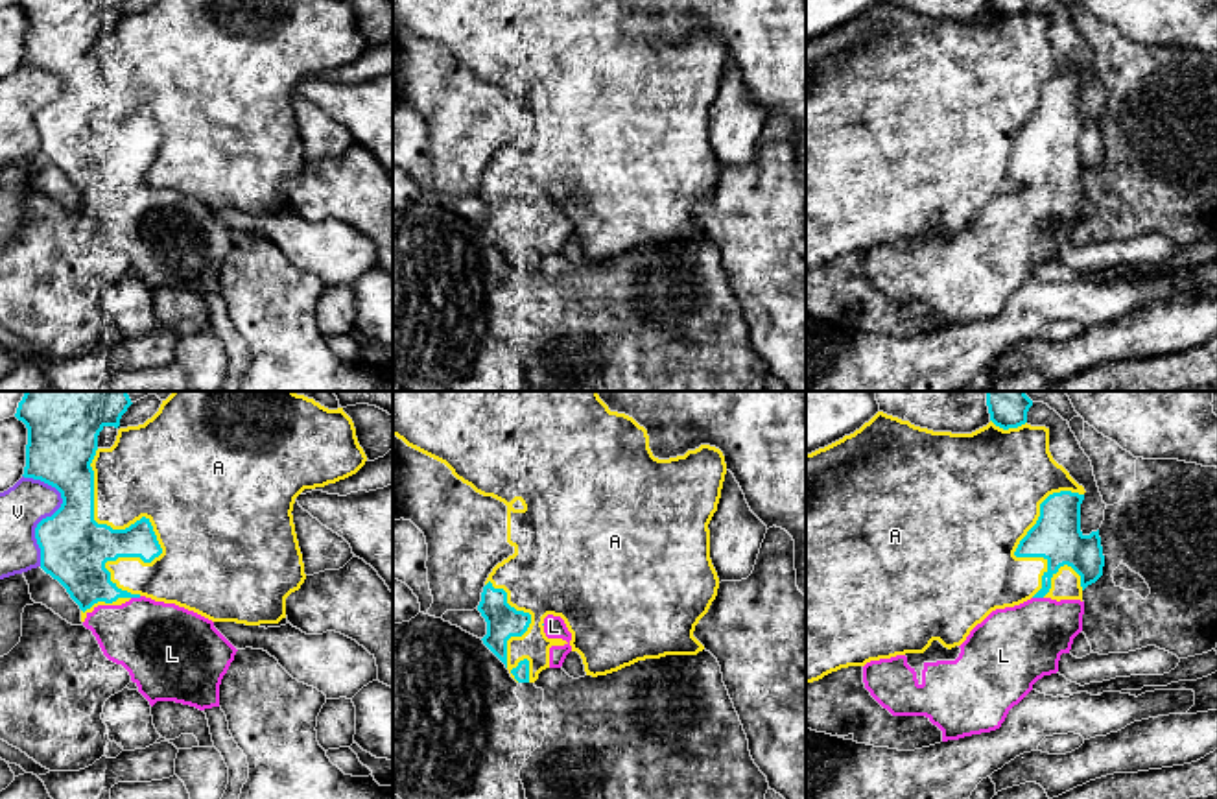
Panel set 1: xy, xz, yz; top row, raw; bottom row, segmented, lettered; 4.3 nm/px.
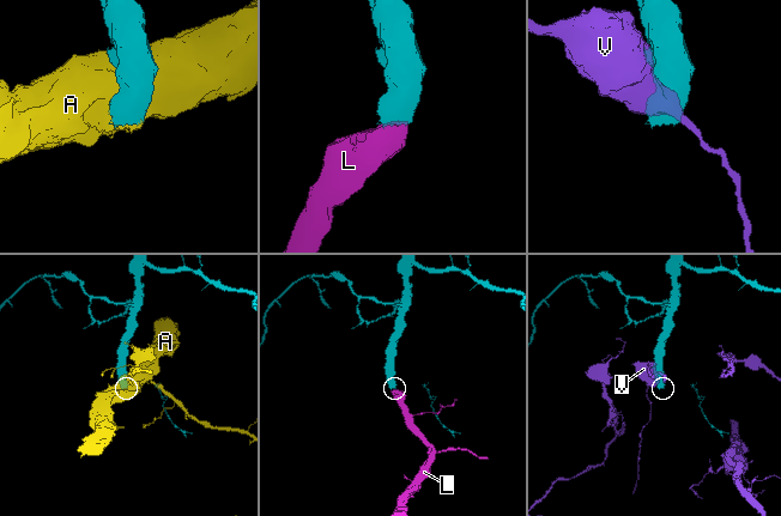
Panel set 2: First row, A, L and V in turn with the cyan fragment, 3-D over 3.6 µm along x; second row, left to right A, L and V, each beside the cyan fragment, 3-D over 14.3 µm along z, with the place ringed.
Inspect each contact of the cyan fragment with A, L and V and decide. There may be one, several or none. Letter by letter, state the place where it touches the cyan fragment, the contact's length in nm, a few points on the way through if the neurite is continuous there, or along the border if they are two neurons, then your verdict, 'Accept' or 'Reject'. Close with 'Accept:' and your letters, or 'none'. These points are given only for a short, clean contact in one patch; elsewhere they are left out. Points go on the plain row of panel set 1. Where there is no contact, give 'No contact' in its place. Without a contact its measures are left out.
A: Touches cyan at xy (159, 131). Shared border 700 nm. Reject
L: Touches cyan at yz (1039, 183). Shared border 50 nm. Accept
V: Touches cyan at xy (54, 100). Shared border 400 nm. Reject
Accept: L

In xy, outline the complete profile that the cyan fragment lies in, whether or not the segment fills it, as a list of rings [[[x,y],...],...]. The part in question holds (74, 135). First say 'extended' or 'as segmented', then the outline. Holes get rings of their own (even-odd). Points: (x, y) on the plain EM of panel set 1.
extended | [[[15,0],[28,15],[24,65],[41,66],[61,79],[63,90],[35,114],[41,155],[57,166],[87,201],[83,212],[92,218],[103,242],[122,251],[138,279],[153,293],[175,288],[199,297],[219,293],[219,271],[234,247],[236,234],[214,214],[214,209],[179,194],[131,181],[111,168],[107,148],[140,144],[151,149],[162,140],[149,105],[142,103],[125,116],[94,107],[94,57],[90,54],[98,22],[105,13],[120,13],[124,0]]]

